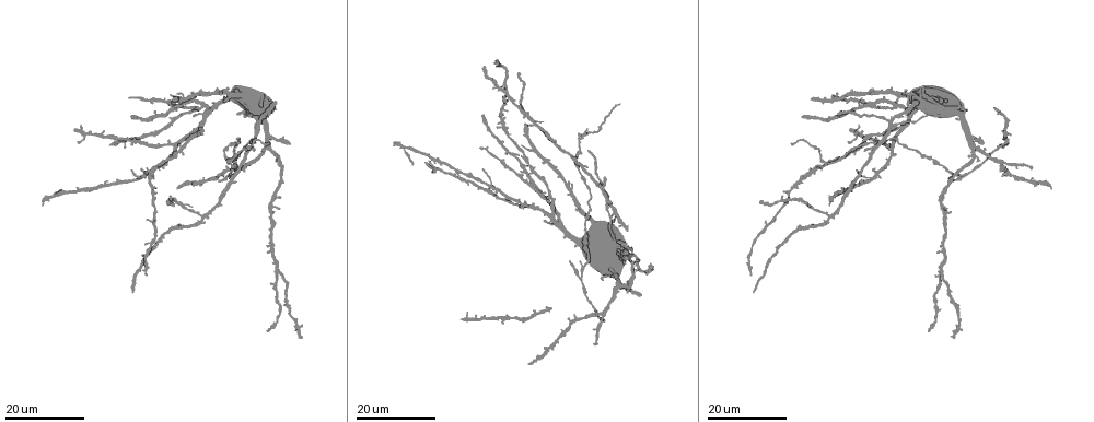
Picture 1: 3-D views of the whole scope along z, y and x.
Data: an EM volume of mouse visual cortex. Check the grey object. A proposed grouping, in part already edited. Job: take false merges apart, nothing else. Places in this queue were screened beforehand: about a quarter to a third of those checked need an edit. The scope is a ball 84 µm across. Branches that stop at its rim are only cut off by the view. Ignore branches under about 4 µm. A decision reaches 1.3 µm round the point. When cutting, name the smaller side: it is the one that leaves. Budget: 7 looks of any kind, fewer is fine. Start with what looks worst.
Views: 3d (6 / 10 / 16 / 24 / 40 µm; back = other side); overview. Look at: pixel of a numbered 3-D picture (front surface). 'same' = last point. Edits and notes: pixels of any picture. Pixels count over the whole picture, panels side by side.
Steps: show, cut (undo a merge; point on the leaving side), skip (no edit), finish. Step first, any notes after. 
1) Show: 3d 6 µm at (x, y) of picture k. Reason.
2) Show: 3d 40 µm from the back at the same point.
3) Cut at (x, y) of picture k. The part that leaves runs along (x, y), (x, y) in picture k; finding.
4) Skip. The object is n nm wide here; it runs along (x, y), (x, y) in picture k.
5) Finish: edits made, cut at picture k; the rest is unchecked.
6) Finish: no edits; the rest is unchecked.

Show: 3d 16 µm at (490, 182) of picture 1. Three arms meet.

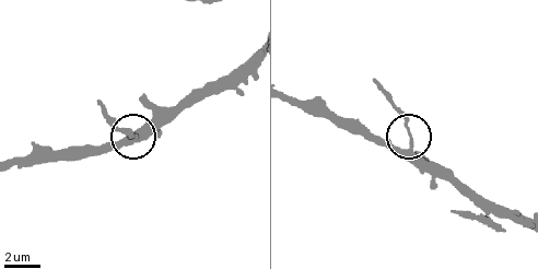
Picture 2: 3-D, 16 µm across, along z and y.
Show: 3d 10 µm at (412, 146) of picture 2.

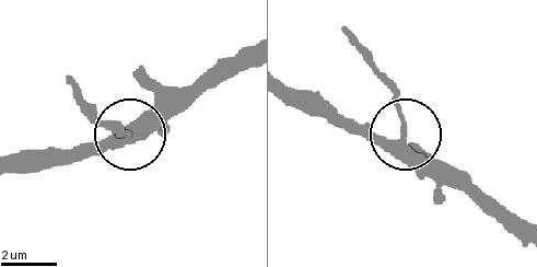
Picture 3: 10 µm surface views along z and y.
Skip. 3 arms meet here; one cell here.

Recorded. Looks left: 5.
Show: 3d 16 µm at (965, 177) of picture 1. Three-way junction.

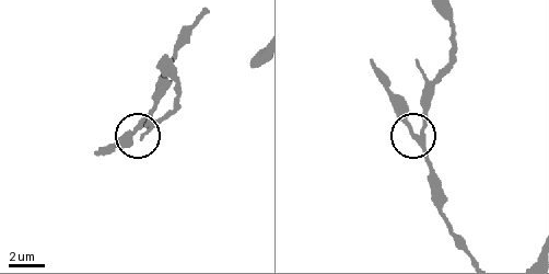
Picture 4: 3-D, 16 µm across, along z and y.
Show: 3d 6 µm at (140, 124) of picture 4.

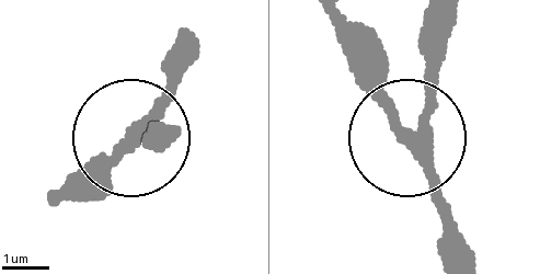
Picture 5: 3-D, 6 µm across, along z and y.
Show: 3d 6 µm from the back at (131, 141) of picture 5. Other side.

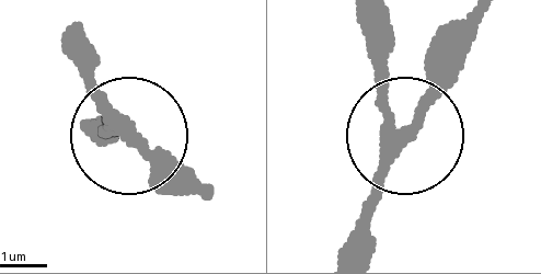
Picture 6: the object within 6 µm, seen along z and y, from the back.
Skip. The side arm is 6 µm long; it runs along (82, 120), (133, 139), (180, 186) in picture 6; one cell here.

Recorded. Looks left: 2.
Show: 3d 16 µm at (529, 182) of picture 1. Small branch off a trunk.

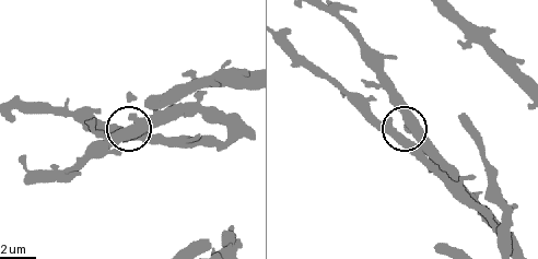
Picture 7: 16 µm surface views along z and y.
Show: 3d 6 µm at (403, 135) of picture 7. Closer look.

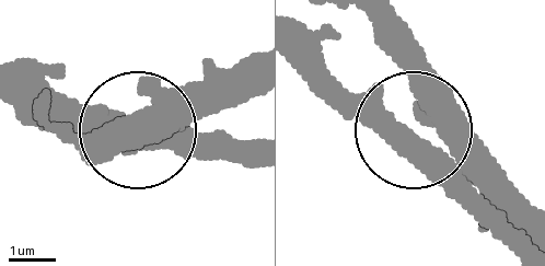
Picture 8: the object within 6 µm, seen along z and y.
Skip. All the same cell.

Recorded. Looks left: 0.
Finish: no edits; the rest is unchecked.

